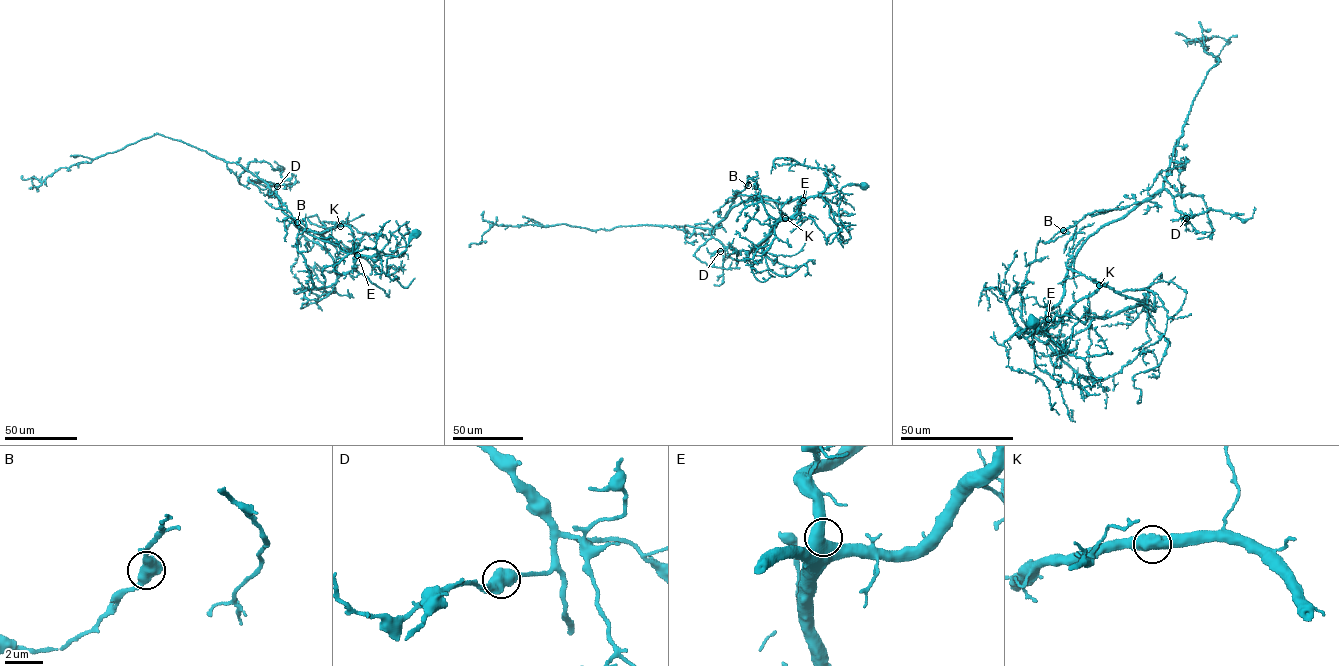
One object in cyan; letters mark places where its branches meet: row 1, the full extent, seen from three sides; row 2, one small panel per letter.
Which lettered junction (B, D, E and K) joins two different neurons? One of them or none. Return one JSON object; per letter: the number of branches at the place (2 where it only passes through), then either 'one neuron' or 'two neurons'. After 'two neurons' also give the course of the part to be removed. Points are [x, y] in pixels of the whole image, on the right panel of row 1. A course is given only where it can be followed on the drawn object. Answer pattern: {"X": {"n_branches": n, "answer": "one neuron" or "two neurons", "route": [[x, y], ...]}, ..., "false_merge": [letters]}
{"B": {"n_branches": 2, "answer": "one neuron"}, "D": {"n_branches": 2, "answer": "one neuron"}, "E": {"n_branches": 2, "answer": "one neuron"}, "K": {"n_branches": 2, "answer": "one neuron"}, "false_merge": []}

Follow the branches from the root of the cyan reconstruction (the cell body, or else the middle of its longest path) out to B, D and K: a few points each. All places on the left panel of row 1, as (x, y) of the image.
B: (416, 234), (406, 250), (397, 256), (359, 255), (308, 234), (284, 213), (275, 191), (297, 222)
D: (416, 234), (397, 256), (346, 251), (297, 225), (264, 180), (280, 183), (277, 186)
K: (416, 234), (406, 250), (397, 256), (357, 255), (352, 230), (347, 226), (340, 226)

